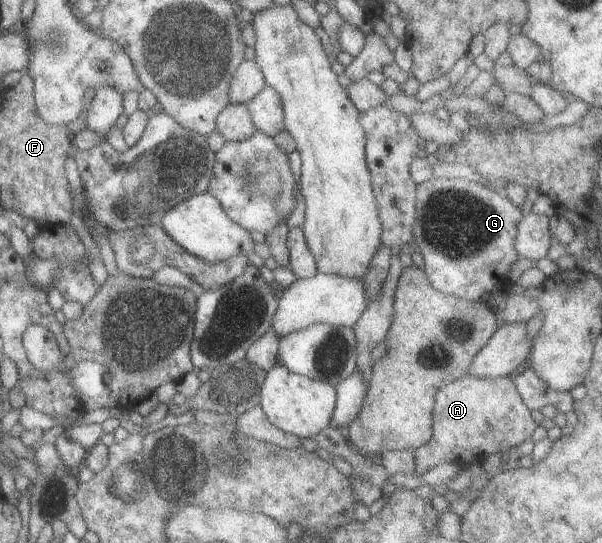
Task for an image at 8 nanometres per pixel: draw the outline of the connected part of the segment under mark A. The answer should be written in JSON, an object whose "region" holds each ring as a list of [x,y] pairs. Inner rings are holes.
{"region":[[[463,375],[440,387],[434,395],[432,407],[432,424],[430,440],[411,450],[414,456],[415,473],[423,473],[442,463],[459,463],[461,466],[475,462],[478,454],[493,454],[517,448],[521,442],[529,439],[537,424],[530,417],[530,411],[522,402],[512,384],[512,375],[498,378],[476,378]]]}

